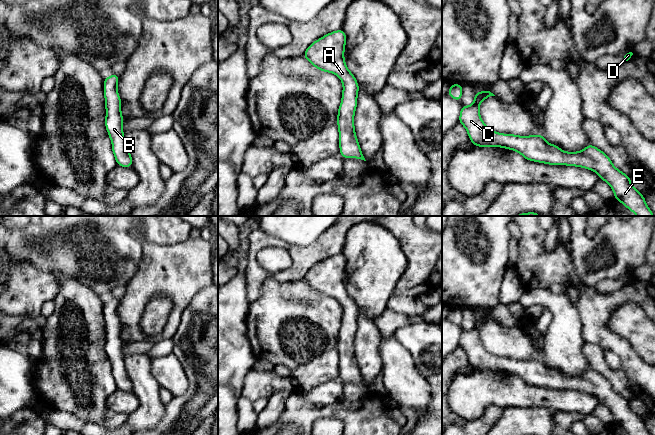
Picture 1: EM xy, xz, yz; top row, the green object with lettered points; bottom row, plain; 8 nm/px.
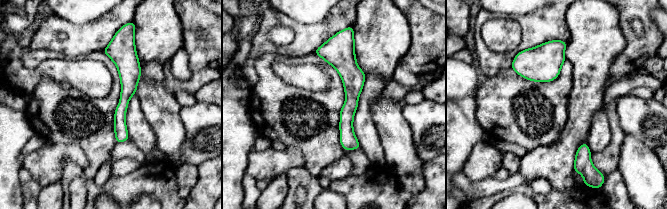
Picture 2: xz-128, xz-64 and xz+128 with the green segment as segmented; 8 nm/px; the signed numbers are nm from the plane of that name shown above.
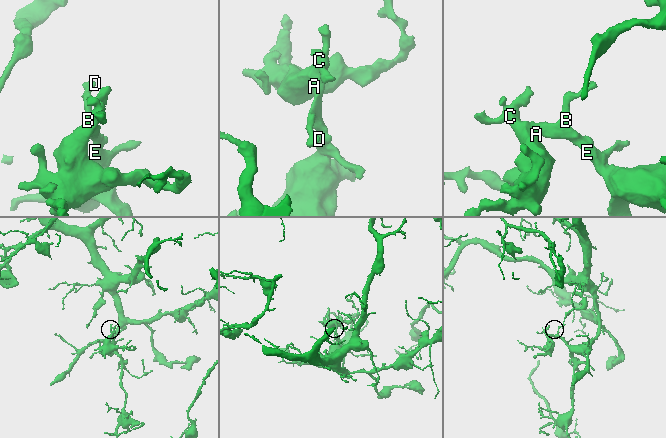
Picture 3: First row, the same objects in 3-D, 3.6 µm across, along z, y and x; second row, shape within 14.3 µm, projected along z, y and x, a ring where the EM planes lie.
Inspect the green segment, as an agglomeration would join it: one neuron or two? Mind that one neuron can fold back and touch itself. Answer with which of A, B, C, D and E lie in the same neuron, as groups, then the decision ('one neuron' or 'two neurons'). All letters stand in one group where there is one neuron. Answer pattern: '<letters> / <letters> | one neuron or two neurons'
A B C D E | one neuron

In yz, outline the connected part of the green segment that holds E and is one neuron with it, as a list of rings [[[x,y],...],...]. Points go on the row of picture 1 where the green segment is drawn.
[[[480,91],[475,93],[471,106],[462,105],[459,123],[466,128],[473,145],[503,147],[519,152],[530,161],[592,170],[612,187],[615,199],[630,211],[637,216],[654,216],[644,196],[631,185],[630,176],[618,170],[609,157],[591,143],[580,152],[564,152],[557,145],[549,144],[542,134],[517,136],[501,134],[489,129],[480,117],[479,105],[490,96],[495,95],[490,91]]]

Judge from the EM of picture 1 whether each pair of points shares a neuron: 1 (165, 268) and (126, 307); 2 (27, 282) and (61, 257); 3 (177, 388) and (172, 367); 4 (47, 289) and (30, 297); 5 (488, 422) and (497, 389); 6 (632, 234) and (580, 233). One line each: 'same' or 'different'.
1: same
2: different
3: same
4: same
5: different
6: same

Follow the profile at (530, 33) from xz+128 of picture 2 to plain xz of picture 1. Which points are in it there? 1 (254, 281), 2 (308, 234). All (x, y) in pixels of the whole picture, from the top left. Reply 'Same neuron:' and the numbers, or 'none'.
Same neuron: 1

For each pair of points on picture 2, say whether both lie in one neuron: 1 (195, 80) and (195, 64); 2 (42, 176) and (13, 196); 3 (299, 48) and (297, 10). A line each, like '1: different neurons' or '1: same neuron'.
1: different neurons
2: different neurons
3: different neurons

